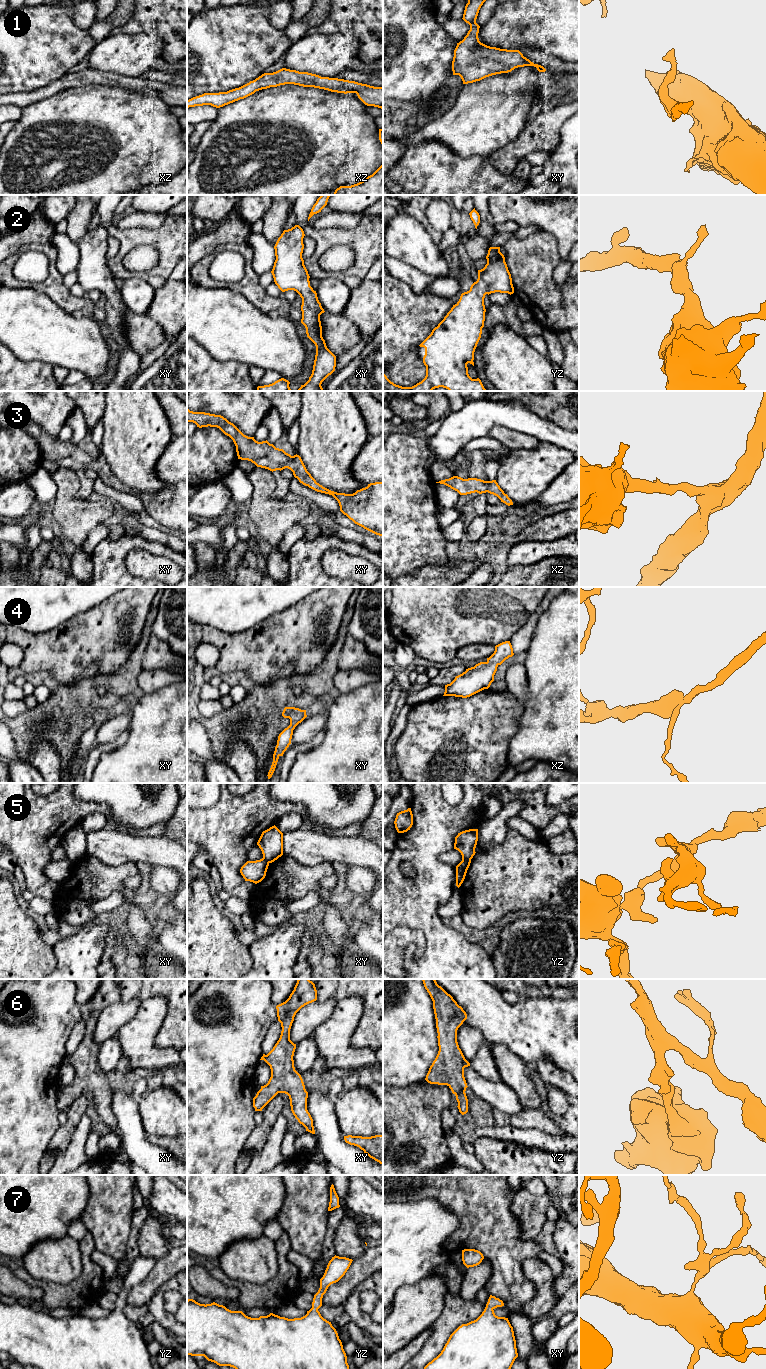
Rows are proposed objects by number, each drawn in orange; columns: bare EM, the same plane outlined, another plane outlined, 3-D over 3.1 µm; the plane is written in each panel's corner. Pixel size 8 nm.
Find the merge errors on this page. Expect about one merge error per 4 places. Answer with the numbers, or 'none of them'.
5

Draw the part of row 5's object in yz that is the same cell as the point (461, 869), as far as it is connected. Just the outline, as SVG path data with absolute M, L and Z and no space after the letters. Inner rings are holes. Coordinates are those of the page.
M462 860L456 866L456 886L459 888L463 883L467 870L470 866L471 860Z

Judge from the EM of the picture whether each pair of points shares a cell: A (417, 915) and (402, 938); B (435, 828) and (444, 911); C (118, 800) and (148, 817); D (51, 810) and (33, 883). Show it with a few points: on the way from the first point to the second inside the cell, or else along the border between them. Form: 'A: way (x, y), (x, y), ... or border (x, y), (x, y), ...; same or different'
A: border (393, 929), (408, 927), (418, 930); different
B: border (456, 886), (451, 898), (438, 908), (441, 918); different
C: way (125, 800), (131, 800), (141, 810); same
D: way (35, 828), (33, 830), (33, 865); same

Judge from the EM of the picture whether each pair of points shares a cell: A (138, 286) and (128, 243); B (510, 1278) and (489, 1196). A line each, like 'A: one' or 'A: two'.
A: two
B: one

